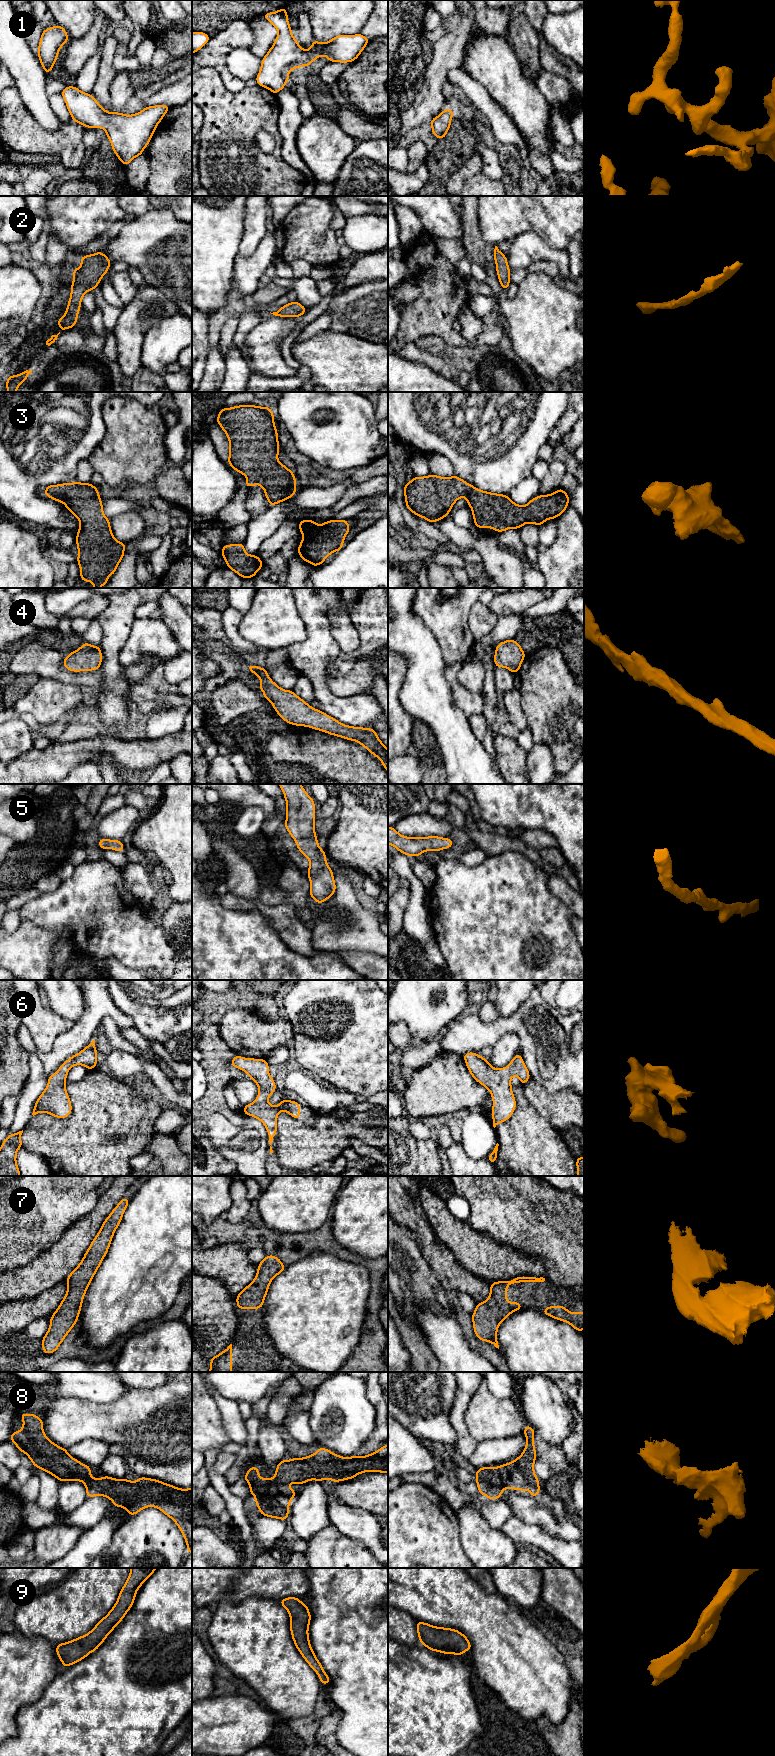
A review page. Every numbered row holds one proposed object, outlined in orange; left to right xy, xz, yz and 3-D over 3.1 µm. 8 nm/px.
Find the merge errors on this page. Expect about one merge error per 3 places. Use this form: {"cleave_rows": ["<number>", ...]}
{"cleave_rows": []}

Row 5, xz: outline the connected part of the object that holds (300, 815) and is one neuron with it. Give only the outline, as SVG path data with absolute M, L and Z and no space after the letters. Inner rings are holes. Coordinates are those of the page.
M278 784L283 791L286 800L286 821L284 828L296 841L297 849L308 858L310 866L307 876L311 883L309 895L317 904L326 902L336 891L336 884L332 869L326 861L326 853L319 847L318 837L315 834L315 803L301 784Z

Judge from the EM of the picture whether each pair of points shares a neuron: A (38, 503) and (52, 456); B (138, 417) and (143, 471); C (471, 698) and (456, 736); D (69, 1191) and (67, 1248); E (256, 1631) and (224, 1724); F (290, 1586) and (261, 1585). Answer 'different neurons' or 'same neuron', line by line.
A: same neuron
B: same neuron
C: different neurons
D: different neurons
E: different neurons
F: same neuron

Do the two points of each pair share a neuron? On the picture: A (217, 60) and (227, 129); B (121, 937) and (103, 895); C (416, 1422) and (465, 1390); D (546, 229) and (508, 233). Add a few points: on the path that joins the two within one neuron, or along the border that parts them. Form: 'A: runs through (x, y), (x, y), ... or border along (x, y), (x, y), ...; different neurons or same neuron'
A: border along (202, 67), (213, 67), (223, 85), (234, 91); different neurons
B: runs through (115, 927), (103, 915), (103, 905); same neuron
C: border along (457, 1382), (449, 1421); different neurons
D: runs through (537, 225), (517, 225); same neuron

